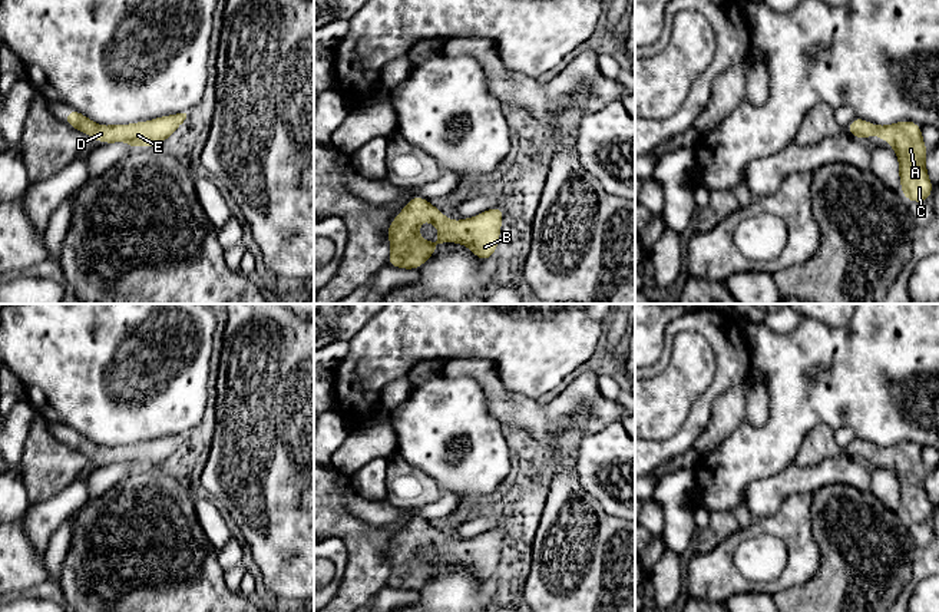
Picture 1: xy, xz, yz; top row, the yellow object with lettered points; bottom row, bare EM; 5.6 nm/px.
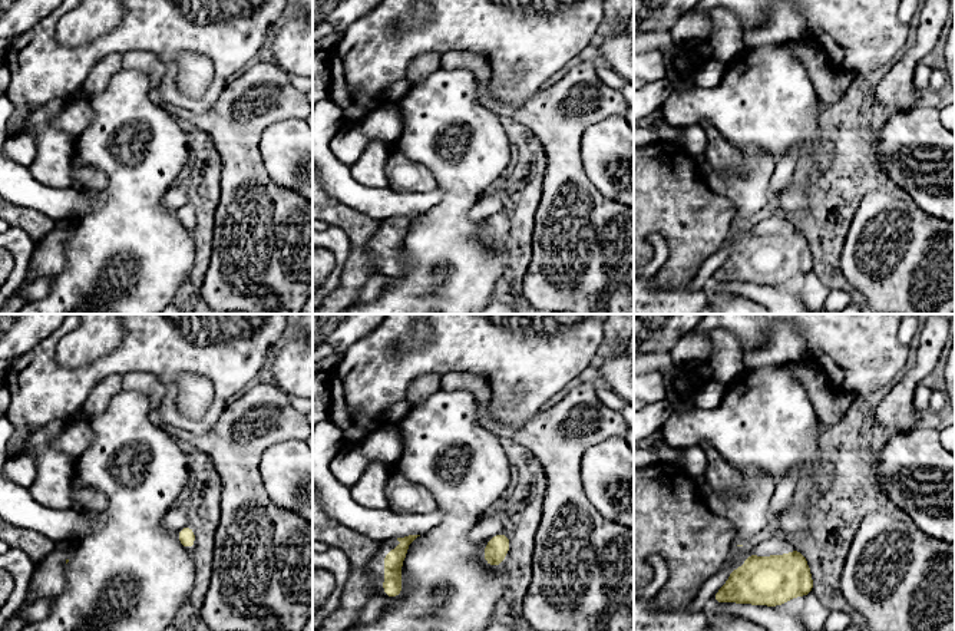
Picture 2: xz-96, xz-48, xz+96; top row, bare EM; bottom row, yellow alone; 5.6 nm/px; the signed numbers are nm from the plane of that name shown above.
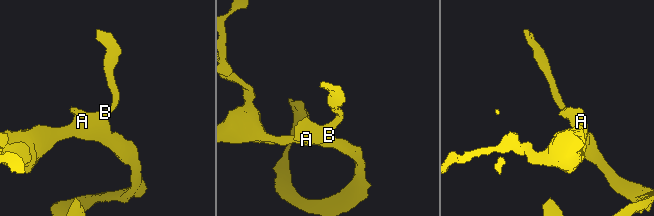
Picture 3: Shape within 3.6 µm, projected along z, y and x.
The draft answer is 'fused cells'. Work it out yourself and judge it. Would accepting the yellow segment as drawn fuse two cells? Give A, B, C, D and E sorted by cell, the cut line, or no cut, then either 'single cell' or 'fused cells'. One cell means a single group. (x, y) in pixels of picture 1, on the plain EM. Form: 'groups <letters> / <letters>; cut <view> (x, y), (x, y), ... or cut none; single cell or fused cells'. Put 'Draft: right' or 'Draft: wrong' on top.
Draft: wrong
groups A B C D E; cut none; single cell

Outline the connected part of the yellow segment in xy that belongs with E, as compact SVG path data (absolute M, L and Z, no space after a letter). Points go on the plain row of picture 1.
M72 430L66 437L65 443L80 451L82 454L90 456L90 463L103 462L105 466L115 463L128 463L132 470L140 467L161 467L186 440L186 434L168 436L155 439L146 443L128 444L128 446L108 446L100 447L90 441L76 430Z

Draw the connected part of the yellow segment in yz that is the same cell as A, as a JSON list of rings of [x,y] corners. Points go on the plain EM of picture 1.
[[[856,437],[850,443],[847,453],[867,464],[870,450],[874,451],[876,462],[883,459],[897,476],[903,517],[907,522],[926,523],[933,513],[933,506],[926,493],[928,472],[922,457],[922,449],[912,441],[880,447]]]

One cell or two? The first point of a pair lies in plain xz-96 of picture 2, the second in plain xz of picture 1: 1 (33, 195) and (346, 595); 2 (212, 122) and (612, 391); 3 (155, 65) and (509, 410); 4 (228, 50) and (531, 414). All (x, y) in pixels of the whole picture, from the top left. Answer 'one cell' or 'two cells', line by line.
1: two cells
2: two cells
3: one cell
4: two cells

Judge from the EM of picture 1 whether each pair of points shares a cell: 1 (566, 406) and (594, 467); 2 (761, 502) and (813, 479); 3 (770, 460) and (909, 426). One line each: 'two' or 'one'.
1: two
2: one
3: one

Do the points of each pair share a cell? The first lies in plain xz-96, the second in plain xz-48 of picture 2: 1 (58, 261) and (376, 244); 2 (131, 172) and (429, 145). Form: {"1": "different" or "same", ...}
{"1": "same", "2": "same"}

